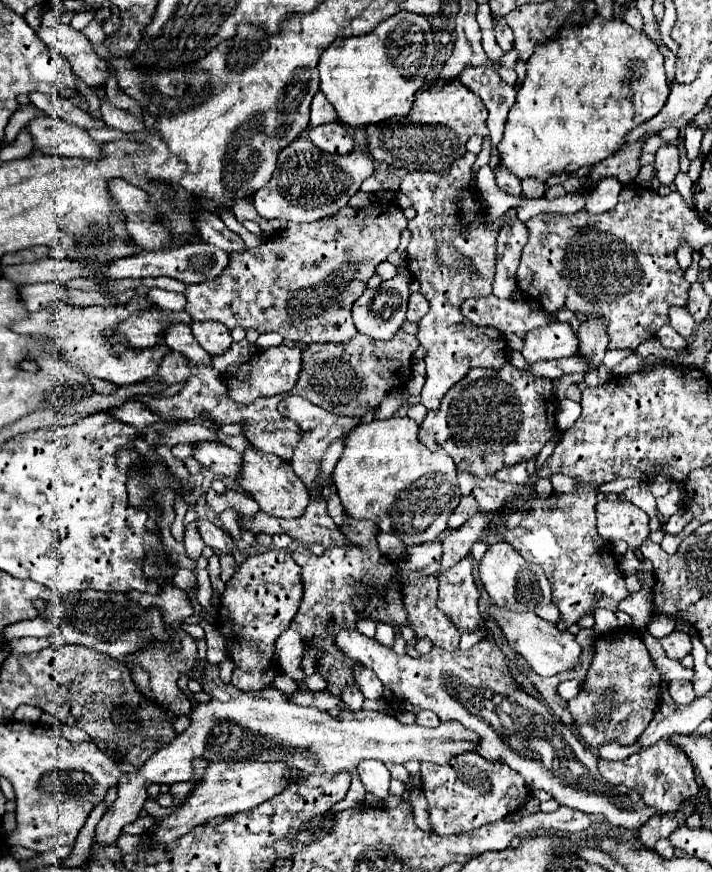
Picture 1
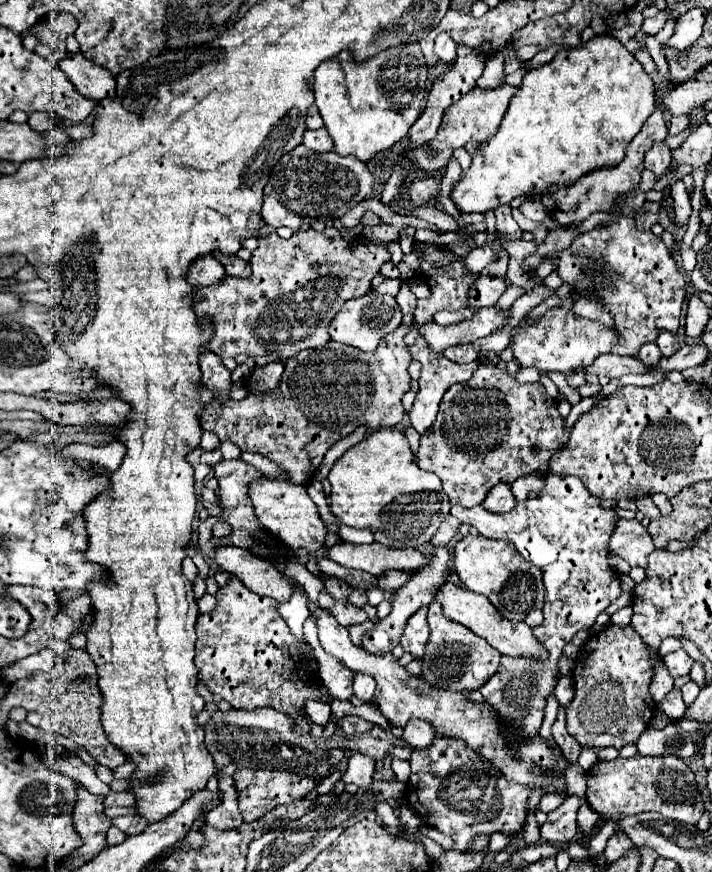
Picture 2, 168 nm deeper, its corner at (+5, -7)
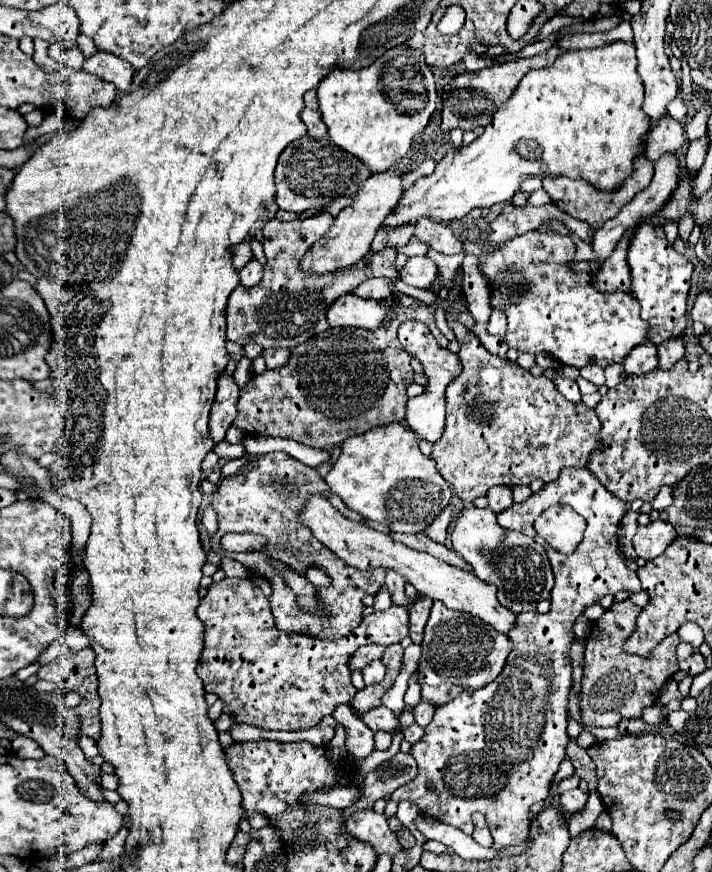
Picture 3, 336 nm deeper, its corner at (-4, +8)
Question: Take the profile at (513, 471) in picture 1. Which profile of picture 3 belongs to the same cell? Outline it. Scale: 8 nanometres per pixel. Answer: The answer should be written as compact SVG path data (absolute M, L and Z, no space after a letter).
M494 485L488 489L488 505L494 513L500 513L504 509L508 509L514 501L512 501L512 487L508 485Z

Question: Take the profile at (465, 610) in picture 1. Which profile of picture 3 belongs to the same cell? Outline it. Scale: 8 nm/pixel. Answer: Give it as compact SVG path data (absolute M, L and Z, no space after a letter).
M434 601L424 631L420 657L418 683L422 687L422 701L432 705L444 705L452 701L462 689L478 689L488 685L502 671L510 651L512 643L508 635L490 629L490 625L472 615L444 607L442 601Z

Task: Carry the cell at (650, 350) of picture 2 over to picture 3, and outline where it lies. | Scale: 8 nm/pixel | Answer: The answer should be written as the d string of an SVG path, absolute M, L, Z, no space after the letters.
M652 341L634 347L624 359L624 369L628 375L642 375L656 367L658 367L658 347Z

